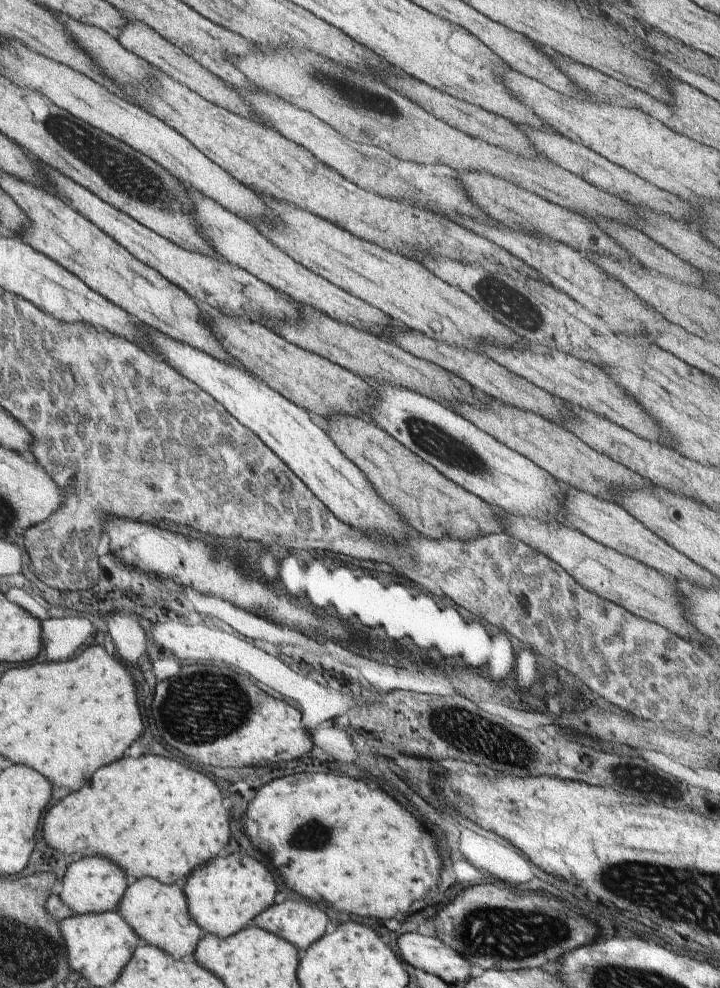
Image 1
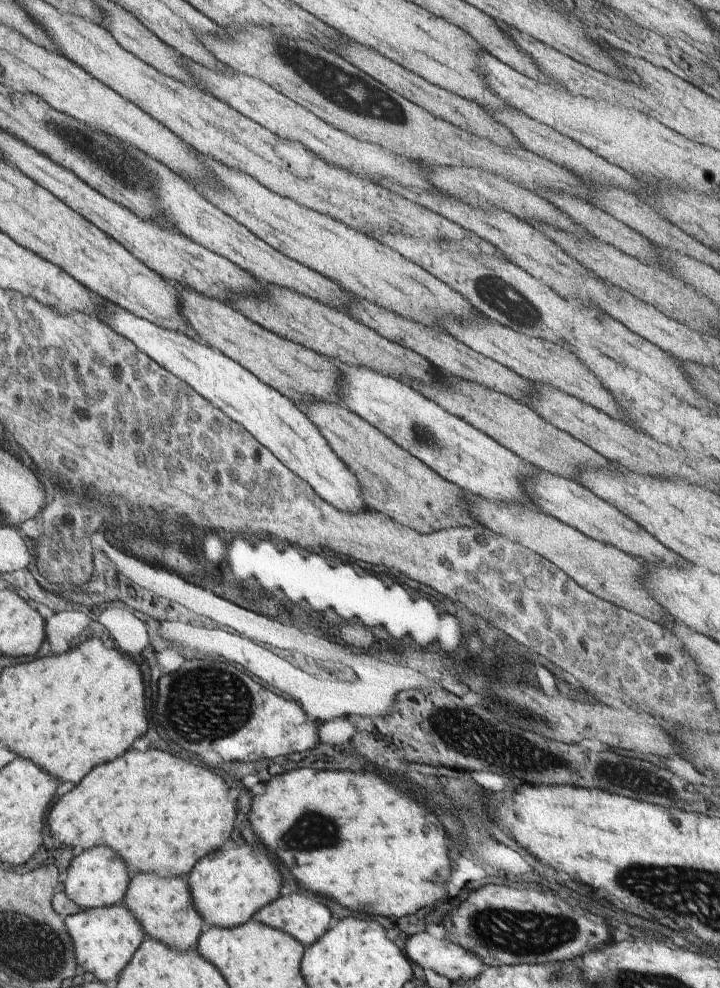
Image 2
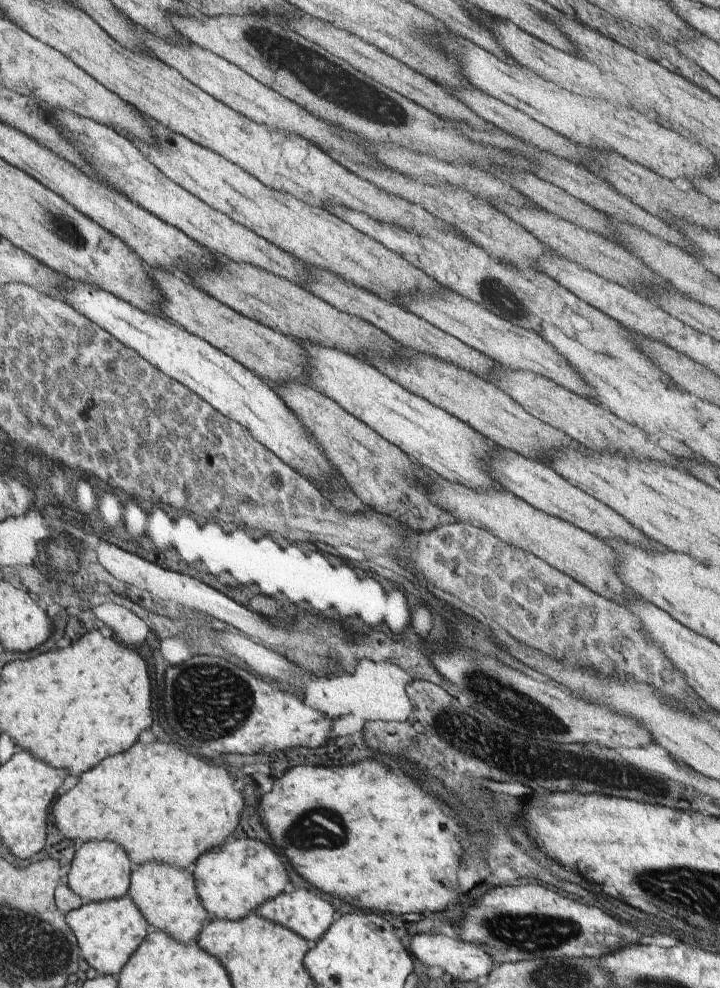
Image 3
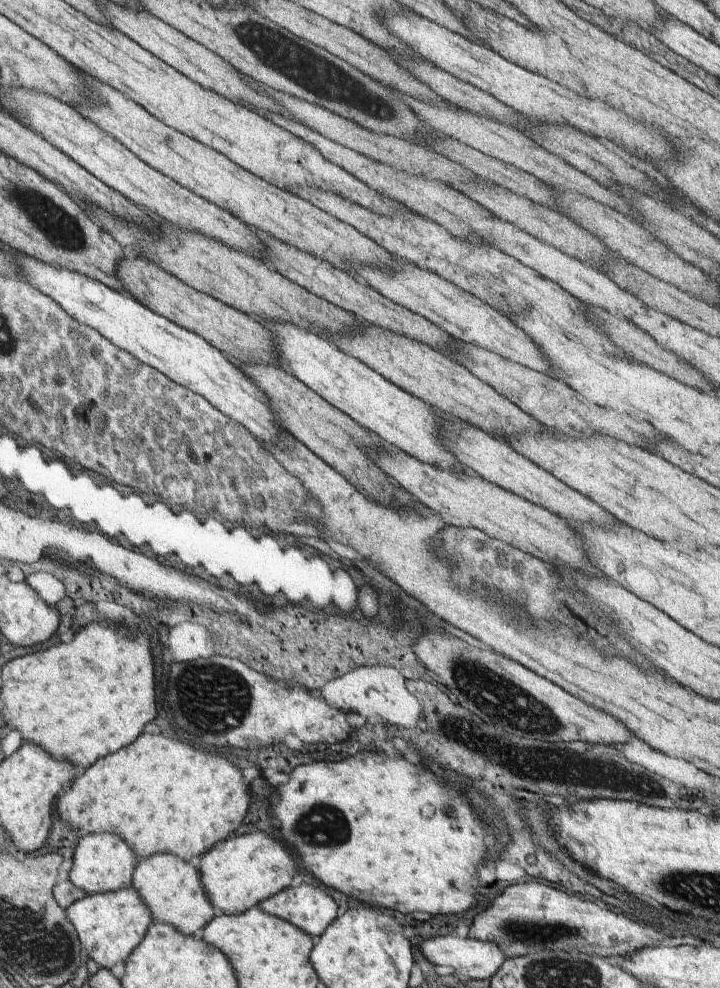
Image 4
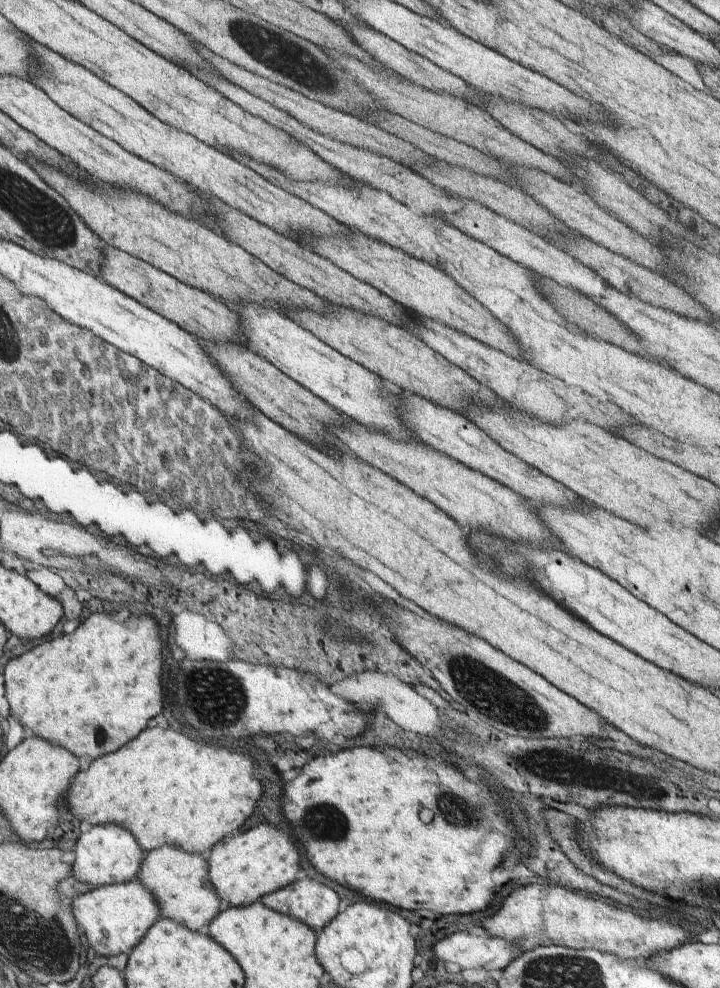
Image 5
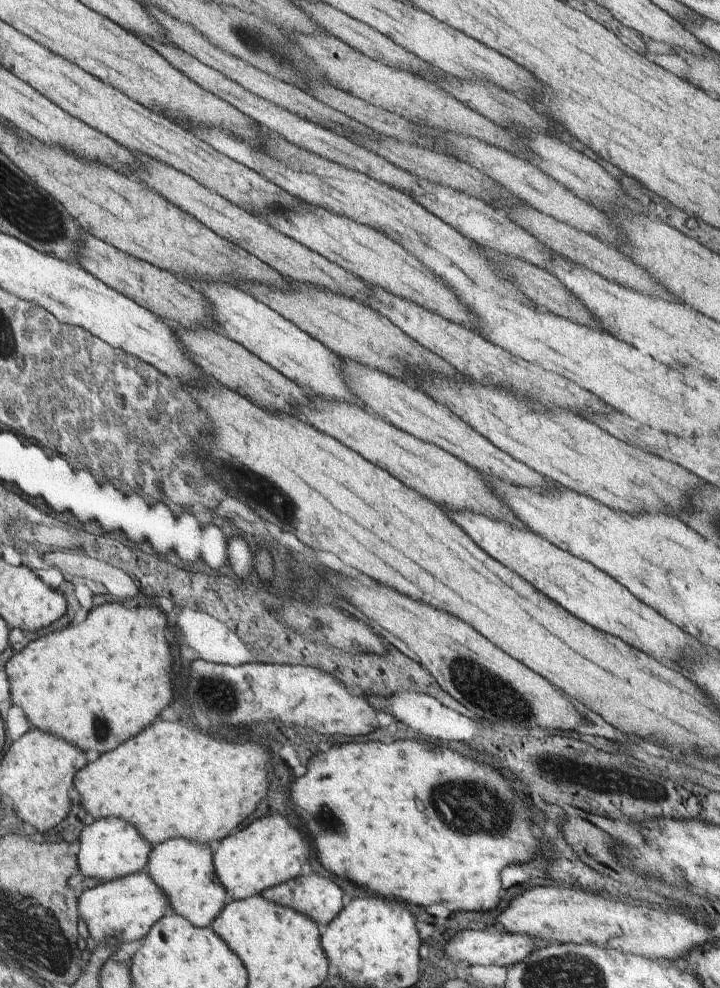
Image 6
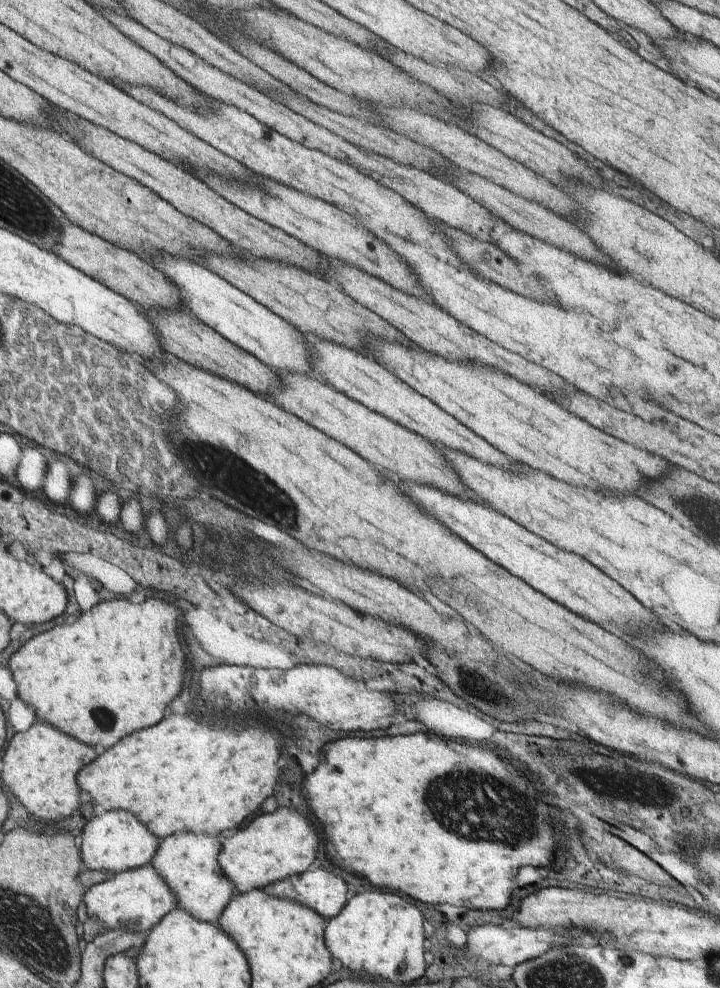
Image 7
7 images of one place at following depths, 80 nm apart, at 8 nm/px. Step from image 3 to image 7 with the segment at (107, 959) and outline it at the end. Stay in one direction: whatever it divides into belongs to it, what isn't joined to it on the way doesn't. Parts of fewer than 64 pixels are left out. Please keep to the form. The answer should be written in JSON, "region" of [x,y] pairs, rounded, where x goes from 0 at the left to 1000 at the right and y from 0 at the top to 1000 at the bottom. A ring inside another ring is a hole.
{"region":[[[208,874],[161,884],[158,889],[125,898],[117,905],[117,915],[121,925],[140,932],[147,941],[172,939],[206,945],[214,936],[246,919],[247,907]]]}

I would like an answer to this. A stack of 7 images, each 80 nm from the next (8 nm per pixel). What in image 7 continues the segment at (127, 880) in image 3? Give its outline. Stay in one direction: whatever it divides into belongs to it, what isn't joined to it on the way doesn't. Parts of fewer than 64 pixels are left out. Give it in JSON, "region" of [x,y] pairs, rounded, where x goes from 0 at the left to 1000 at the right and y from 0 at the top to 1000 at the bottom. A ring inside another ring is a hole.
{"region":[[[136,821],[122,828],[114,839],[117,879],[139,883],[168,884],[210,874],[221,860],[221,848],[206,840],[181,821]]]}

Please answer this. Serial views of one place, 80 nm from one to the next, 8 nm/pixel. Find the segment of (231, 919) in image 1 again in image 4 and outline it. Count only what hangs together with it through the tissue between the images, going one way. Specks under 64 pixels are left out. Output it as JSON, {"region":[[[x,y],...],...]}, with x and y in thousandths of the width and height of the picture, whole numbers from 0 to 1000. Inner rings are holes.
{"region":[[[365,842],[322,845],[294,856],[271,873],[293,916],[301,925],[308,926],[332,926],[358,917],[365,911],[403,898],[406,889],[415,882],[397,855]]]}

